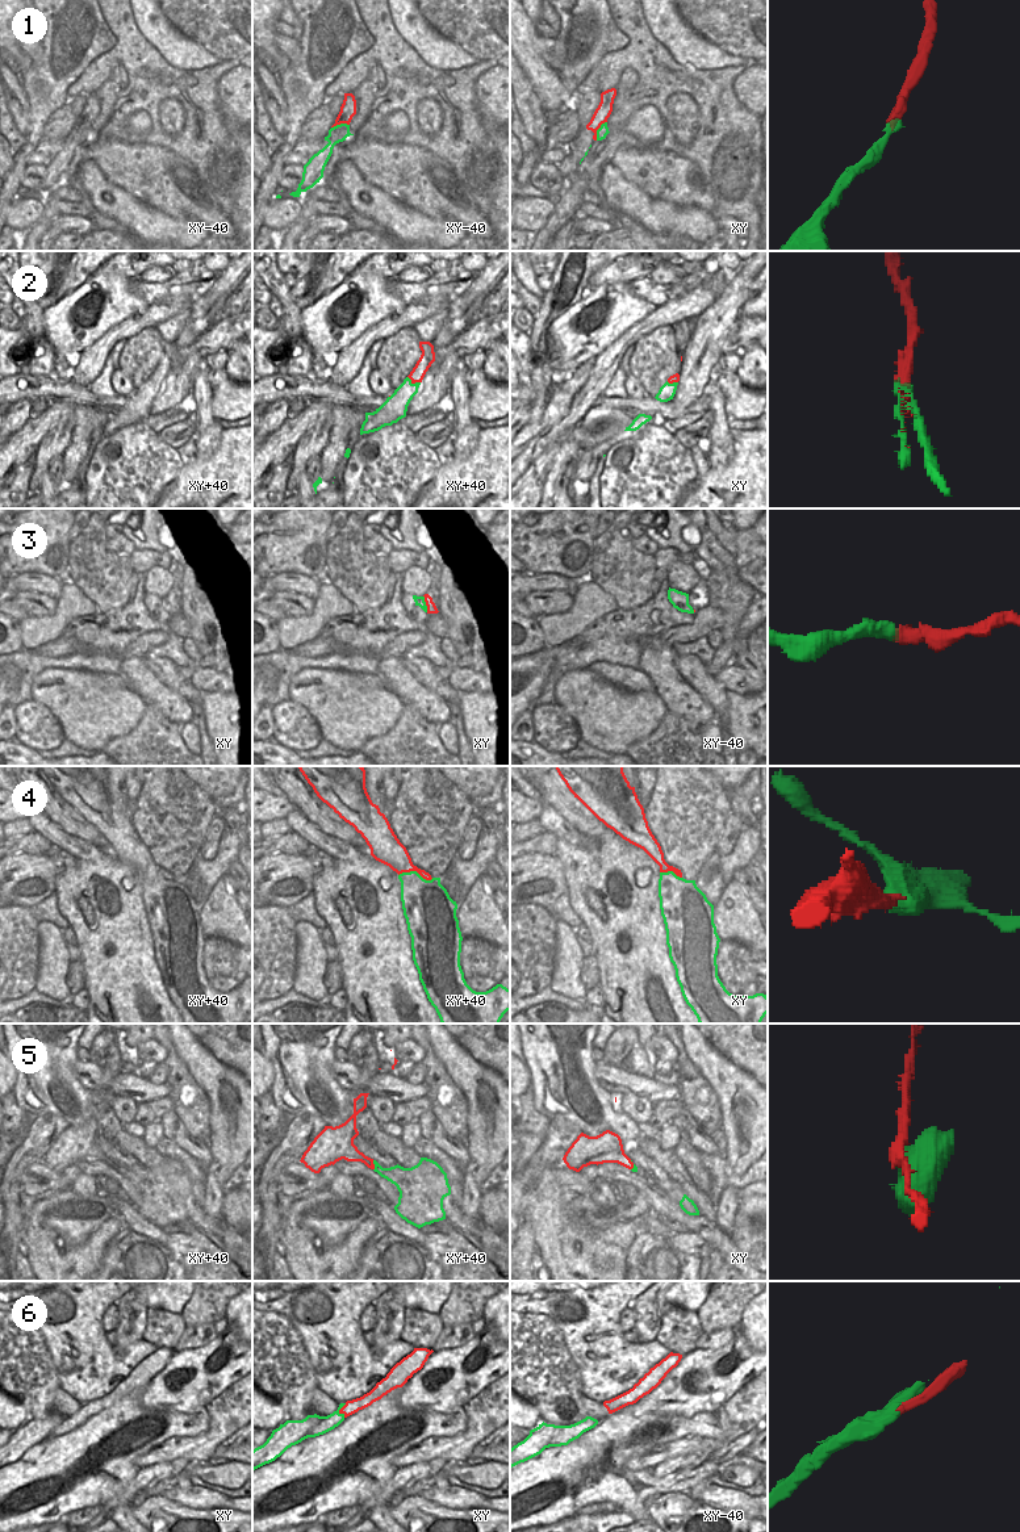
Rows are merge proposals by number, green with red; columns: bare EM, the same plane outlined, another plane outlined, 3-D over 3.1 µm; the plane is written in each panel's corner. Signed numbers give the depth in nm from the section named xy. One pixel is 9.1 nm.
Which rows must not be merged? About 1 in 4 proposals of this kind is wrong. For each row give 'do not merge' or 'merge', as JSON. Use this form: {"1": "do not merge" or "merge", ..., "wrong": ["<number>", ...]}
{"1": "merge", "2": "do not merge", "3": "merge", "4": "merge", "5": "merge", "6": "do not merge", "wrong": ["2", "6"]}

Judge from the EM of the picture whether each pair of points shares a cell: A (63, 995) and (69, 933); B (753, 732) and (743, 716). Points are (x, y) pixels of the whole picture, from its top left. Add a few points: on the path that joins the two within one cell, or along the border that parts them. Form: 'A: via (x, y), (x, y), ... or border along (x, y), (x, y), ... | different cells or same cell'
A: border along (61, 929), (66, 942) | different cells
B: via (752, 728), (747, 720) | same cell

